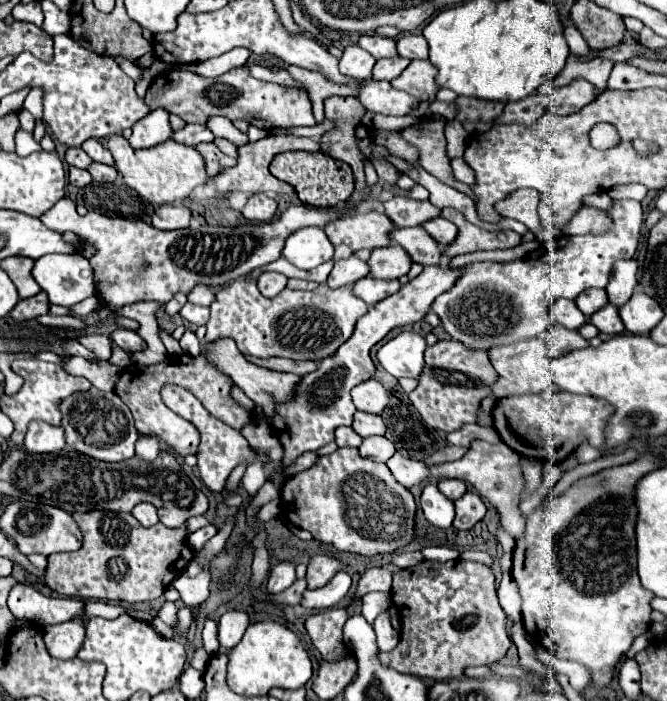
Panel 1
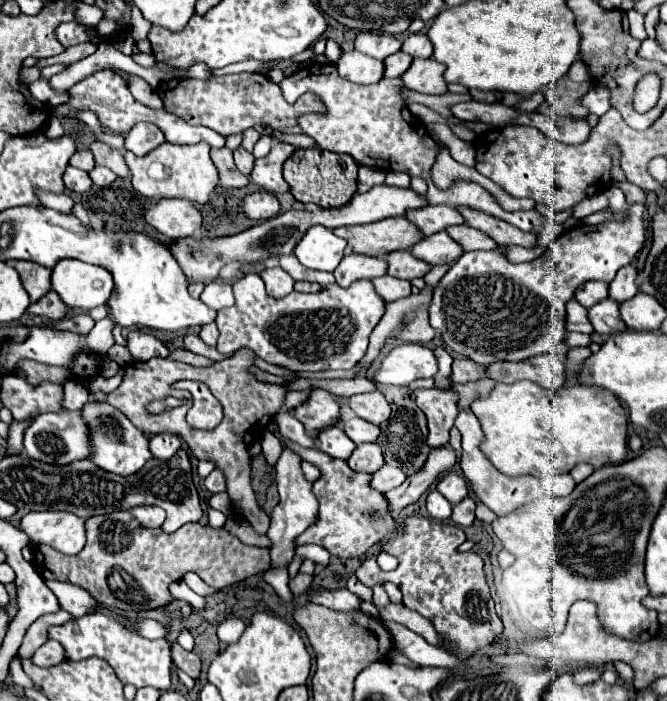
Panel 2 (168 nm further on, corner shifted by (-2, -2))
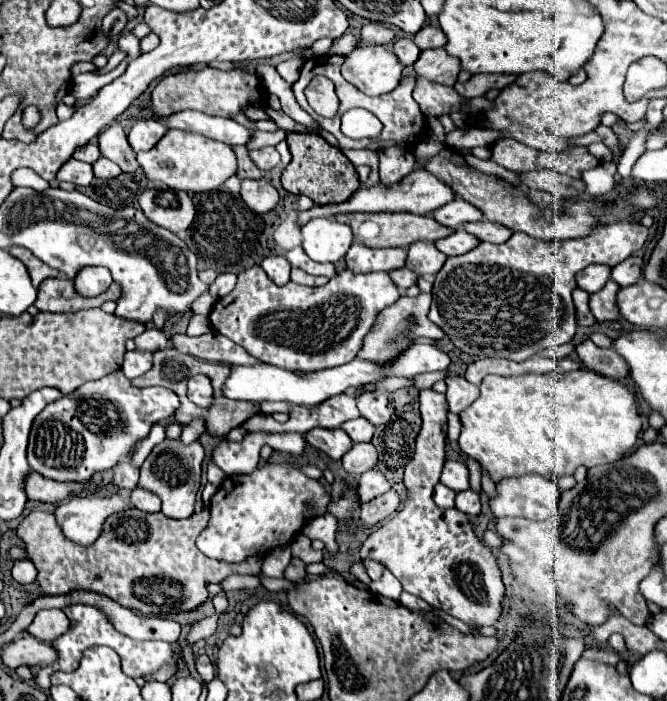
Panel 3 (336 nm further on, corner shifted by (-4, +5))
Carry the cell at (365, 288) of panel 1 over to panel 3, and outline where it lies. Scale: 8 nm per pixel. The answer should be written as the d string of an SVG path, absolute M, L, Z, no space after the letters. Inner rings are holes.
M401 267L401 269L393 269L393 271L389 271L389 277L391 277L391 281L393 281L401 291L409 289L409 287L415 285L415 281L417 281L417 273L409 271L407 267Z

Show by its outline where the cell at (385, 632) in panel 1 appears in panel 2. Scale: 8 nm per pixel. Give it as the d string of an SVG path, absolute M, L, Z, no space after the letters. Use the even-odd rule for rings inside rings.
M377 582L371 590L373 590L373 602L377 606L387 606L389 604L389 596L387 596L387 592L383 588L383 582Z

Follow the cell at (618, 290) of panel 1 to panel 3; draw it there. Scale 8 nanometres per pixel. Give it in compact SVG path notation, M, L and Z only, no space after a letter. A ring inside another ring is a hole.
M631 255L629 259L625 259L625 261L619 263L617 267L613 267L611 279L613 279L619 287L629 287L629 285L633 285L633 283L641 277L641 263L643 263L641 257Z

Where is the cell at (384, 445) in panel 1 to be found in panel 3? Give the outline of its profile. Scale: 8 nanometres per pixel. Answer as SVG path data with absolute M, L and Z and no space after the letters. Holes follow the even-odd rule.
M353 443L353 447L343 455L343 467L347 473L359 477L377 465L377 449L373 443Z

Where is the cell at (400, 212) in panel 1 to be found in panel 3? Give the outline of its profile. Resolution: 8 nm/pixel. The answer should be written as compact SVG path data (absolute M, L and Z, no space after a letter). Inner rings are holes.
M455 197L455 199L453 199L451 203L447 203L445 207L435 209L435 211L431 213L431 217L433 217L437 223L445 225L445 227L457 229L457 227L461 227L461 223L479 221L479 219L483 217L483 213L481 213L477 207L473 207L471 203Z

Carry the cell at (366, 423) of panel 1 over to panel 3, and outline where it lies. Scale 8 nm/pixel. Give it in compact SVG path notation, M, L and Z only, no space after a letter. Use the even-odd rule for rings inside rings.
M357 417L353 421L345 421L343 427L353 441L371 441L373 433L375 433L375 425L369 423L365 417Z

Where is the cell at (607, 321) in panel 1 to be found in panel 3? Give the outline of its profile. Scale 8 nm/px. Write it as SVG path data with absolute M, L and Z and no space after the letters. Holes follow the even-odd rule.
M609 281L601 291L597 291L597 293L591 295L589 307L591 307L593 317L599 323L603 323L603 321L611 323L611 321L617 321L621 317L619 307L617 307L617 291L619 291L617 283Z

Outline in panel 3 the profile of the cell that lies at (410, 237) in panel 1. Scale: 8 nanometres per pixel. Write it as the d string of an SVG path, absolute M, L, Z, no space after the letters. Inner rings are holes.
M455 229L449 237L443 237L439 241L435 241L435 247L445 253L447 257L453 257L453 255L461 255L465 251L471 251L475 245L479 243L477 237L469 235L465 229Z

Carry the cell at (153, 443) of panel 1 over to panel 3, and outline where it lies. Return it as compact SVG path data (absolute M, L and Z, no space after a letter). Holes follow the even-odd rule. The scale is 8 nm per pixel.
M193 421L193 423L185 425L185 427L183 427L183 433L181 433L181 443L185 443L185 445L193 443L193 441L197 441L197 437L199 437L201 433L205 433L203 421Z

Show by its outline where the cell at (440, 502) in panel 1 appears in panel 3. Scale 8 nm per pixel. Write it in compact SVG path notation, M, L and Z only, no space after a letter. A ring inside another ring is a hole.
M437 483L435 491L433 491L433 501L441 509L451 509L451 507L455 507L455 495L457 495L455 491L445 487L443 483Z

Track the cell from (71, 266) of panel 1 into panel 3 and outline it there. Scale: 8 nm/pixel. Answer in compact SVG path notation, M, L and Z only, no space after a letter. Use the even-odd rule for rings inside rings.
M81 267L73 279L73 287L83 297L95 297L109 289L111 273L105 267Z

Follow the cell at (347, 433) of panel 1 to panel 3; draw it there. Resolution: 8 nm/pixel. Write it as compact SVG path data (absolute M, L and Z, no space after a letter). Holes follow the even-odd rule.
M311 429L305 439L309 445L325 451L331 459L341 459L353 445L343 429Z

